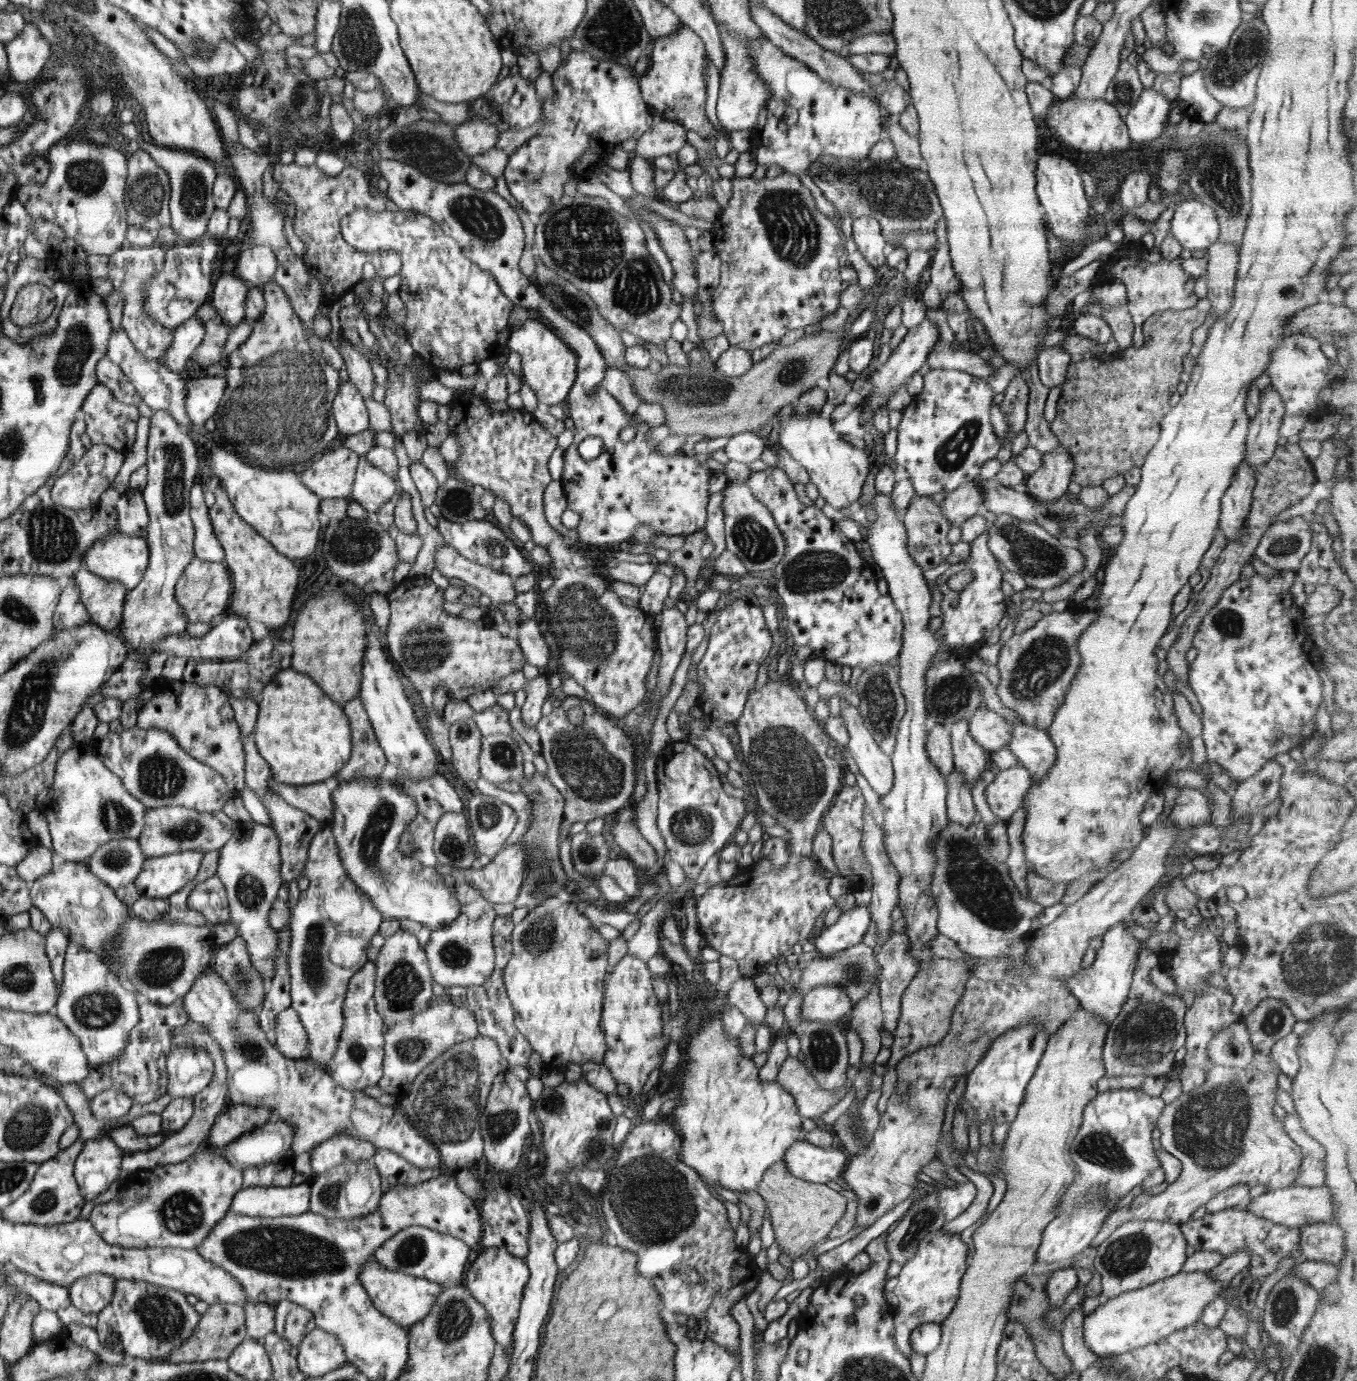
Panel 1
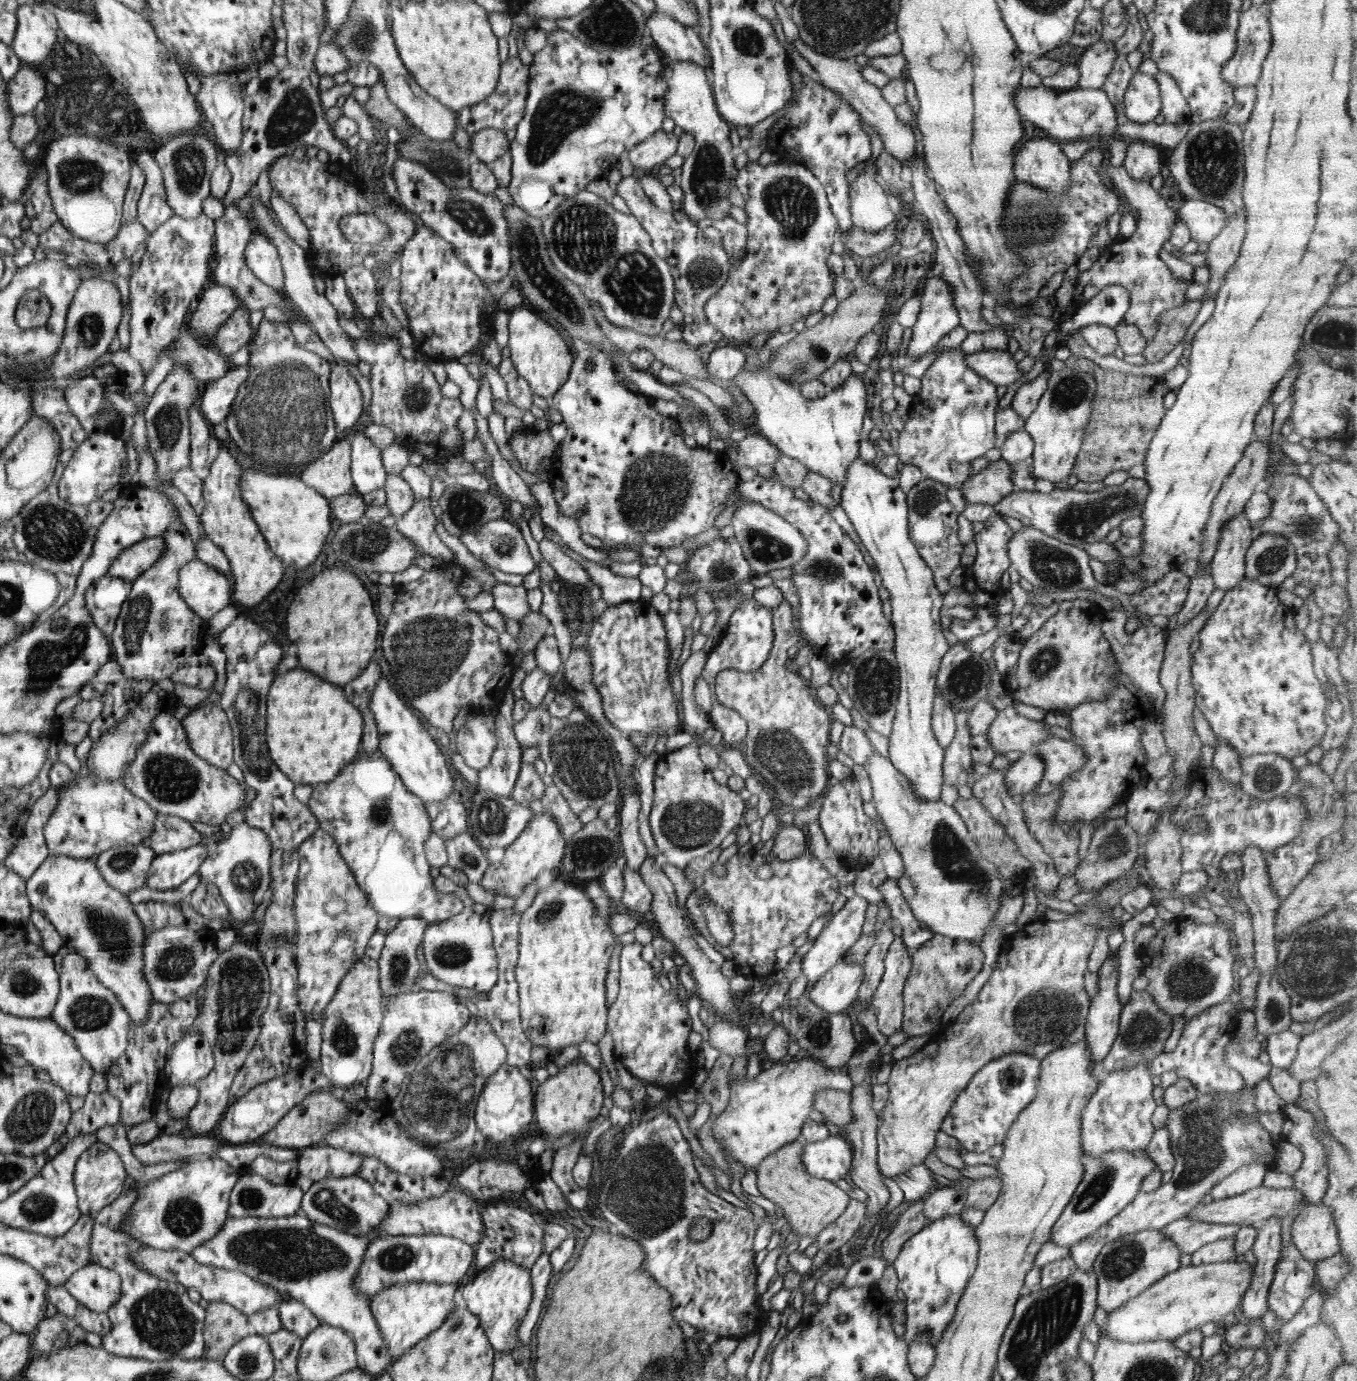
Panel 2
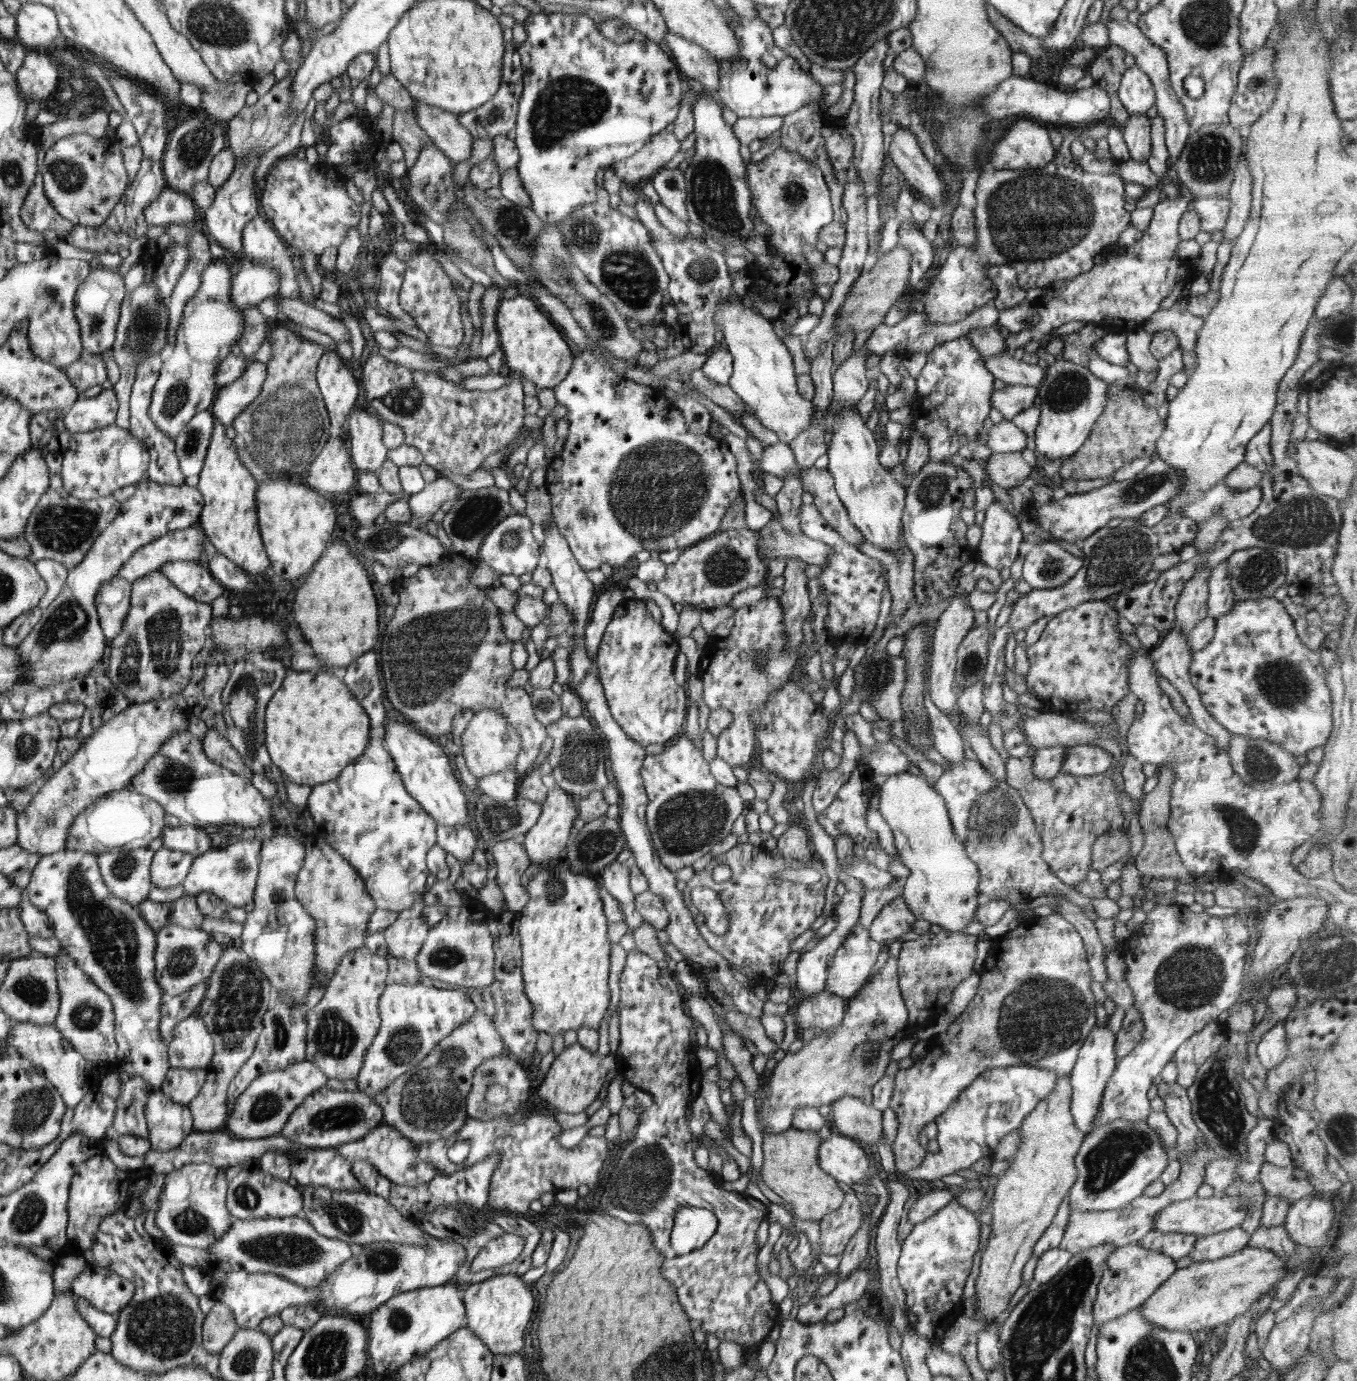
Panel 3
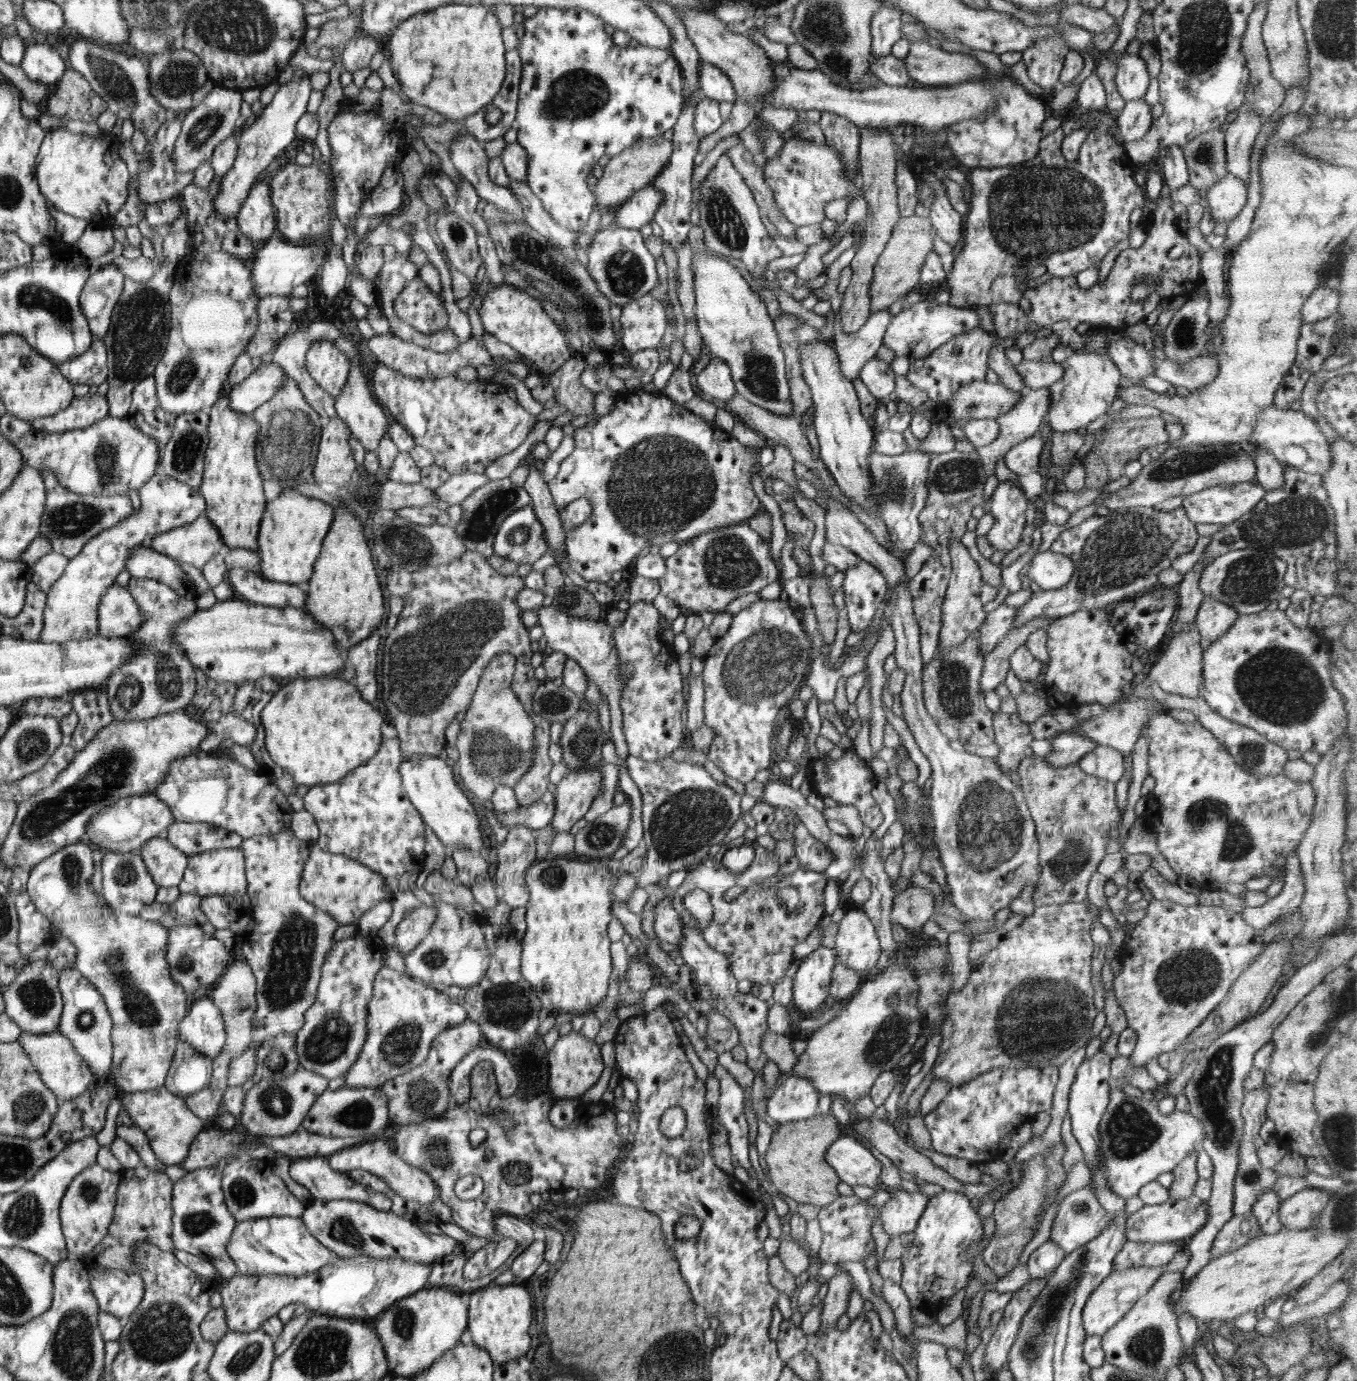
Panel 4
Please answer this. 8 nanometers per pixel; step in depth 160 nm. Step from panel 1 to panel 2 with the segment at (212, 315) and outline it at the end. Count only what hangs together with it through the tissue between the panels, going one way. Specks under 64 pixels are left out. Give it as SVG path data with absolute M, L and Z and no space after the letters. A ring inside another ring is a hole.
M239 307L217 330L213 348L218 348L221 355L228 358L241 348L250 345L255 336L250 327L250 313L245 308Z

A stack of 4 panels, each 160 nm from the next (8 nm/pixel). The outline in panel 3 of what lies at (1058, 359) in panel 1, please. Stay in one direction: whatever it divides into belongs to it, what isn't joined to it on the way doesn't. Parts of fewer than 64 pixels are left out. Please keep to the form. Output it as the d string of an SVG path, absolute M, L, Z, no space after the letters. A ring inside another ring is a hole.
M1005 385L1000 390L993 390L989 403L1002 413L1006 421L1011 421L1017 414L1028 410L1038 403L1037 387Z

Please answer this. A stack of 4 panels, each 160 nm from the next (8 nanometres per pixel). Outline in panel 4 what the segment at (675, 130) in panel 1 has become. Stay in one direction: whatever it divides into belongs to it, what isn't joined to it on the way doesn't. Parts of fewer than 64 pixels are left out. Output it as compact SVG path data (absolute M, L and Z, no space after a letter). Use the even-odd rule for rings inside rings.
M658 135L654 138L642 138L631 147L611 157L610 162L604 166L602 178L597 179L596 188L593 190L596 208L605 211L620 207L638 190L644 189L648 184L652 184L654 179L668 165L672 153L672 141L664 138L663 135Z

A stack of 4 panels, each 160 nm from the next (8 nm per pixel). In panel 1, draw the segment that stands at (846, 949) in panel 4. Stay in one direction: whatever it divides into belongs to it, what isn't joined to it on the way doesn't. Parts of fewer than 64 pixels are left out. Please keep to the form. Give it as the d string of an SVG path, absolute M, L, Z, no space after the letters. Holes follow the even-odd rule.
M820 985L803 996L801 1019L839 1022L851 1012L848 993L838 985Z

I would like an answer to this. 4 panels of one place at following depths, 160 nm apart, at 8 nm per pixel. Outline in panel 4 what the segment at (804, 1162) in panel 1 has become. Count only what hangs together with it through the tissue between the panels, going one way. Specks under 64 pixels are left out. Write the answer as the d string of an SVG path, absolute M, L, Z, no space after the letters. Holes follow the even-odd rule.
M842 1134L826 1150L825 1160L832 1170L838 1174L840 1181L850 1187L867 1186L875 1191L883 1188L880 1182L882 1164L870 1153L868 1146L854 1138L849 1138L847 1135Z

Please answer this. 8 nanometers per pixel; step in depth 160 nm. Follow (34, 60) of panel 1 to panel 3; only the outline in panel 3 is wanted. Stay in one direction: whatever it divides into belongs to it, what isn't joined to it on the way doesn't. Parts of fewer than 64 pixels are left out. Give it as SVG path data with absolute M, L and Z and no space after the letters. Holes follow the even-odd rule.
M21 3L18 10L16 40L20 40L26 46L26 50L42 50L61 42L60 25L57 21L57 13L49 6L42 3Z

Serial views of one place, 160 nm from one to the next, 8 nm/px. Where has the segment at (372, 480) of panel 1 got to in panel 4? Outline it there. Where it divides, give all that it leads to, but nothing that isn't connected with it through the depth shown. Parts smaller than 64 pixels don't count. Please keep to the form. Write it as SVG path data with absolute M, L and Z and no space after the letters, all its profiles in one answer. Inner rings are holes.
M354 365L350 371L344 394L335 400L335 409L365 452L377 453L386 430L386 412L374 400L360 365Z

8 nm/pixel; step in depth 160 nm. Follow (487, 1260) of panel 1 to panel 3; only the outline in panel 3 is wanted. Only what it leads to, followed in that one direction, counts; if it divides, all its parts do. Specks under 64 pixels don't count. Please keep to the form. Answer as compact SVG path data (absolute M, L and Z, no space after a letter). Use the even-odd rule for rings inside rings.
M491 1273L488 1280L468 1285L465 1292L467 1319L465 1326L473 1329L495 1355L520 1353L524 1346L524 1331L534 1312L534 1296L529 1285L517 1274Z

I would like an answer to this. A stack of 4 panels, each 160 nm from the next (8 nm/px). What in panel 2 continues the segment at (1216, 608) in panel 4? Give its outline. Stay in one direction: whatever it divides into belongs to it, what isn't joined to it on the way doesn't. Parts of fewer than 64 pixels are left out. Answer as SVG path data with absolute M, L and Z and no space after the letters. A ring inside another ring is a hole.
M1243 512L1226 522L1211 562L1215 588L1226 592L1245 578L1245 554L1257 536L1258 530Z

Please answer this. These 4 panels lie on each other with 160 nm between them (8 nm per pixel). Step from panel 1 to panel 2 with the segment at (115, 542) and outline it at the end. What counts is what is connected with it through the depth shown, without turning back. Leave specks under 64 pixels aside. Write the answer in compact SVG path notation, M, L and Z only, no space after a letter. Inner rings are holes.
M162 537L144 539L140 543L134 543L132 547L127 548L118 555L117 559L114 559L108 574L134 582L165 554L166 543Z

